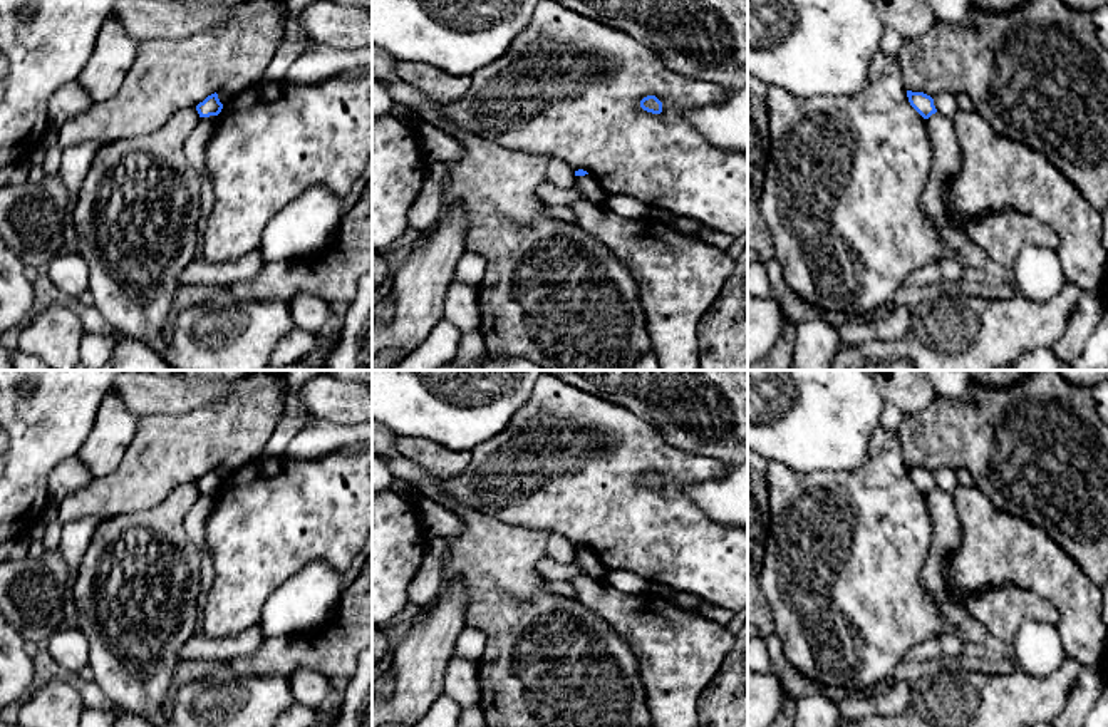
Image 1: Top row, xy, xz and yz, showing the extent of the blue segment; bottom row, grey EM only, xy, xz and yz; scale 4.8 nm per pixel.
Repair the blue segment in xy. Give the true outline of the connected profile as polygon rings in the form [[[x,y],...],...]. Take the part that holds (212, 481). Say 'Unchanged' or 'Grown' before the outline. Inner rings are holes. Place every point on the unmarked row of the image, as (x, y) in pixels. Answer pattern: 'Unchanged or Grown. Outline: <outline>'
Unchanged. Outline: [[[216,467],[208,471],[203,477],[196,481],[199,492],[218,491],[221,484],[223,484],[223,479],[220,477]]]

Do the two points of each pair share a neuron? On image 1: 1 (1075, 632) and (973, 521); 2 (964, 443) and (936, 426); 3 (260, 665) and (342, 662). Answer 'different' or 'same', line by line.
1: same
2: same
3: same

